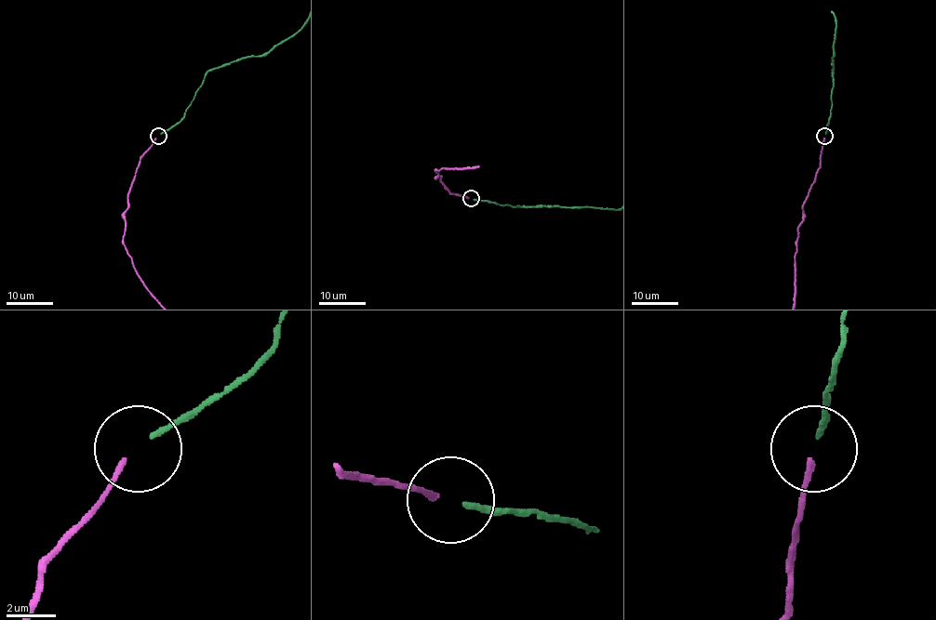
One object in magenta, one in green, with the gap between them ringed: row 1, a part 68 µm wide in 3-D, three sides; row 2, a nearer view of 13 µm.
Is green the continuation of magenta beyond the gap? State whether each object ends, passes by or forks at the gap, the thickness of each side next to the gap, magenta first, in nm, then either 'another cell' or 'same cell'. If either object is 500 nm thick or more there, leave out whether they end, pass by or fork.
magenta ends; green ends; calibres 240 and 220 nm; same cell

